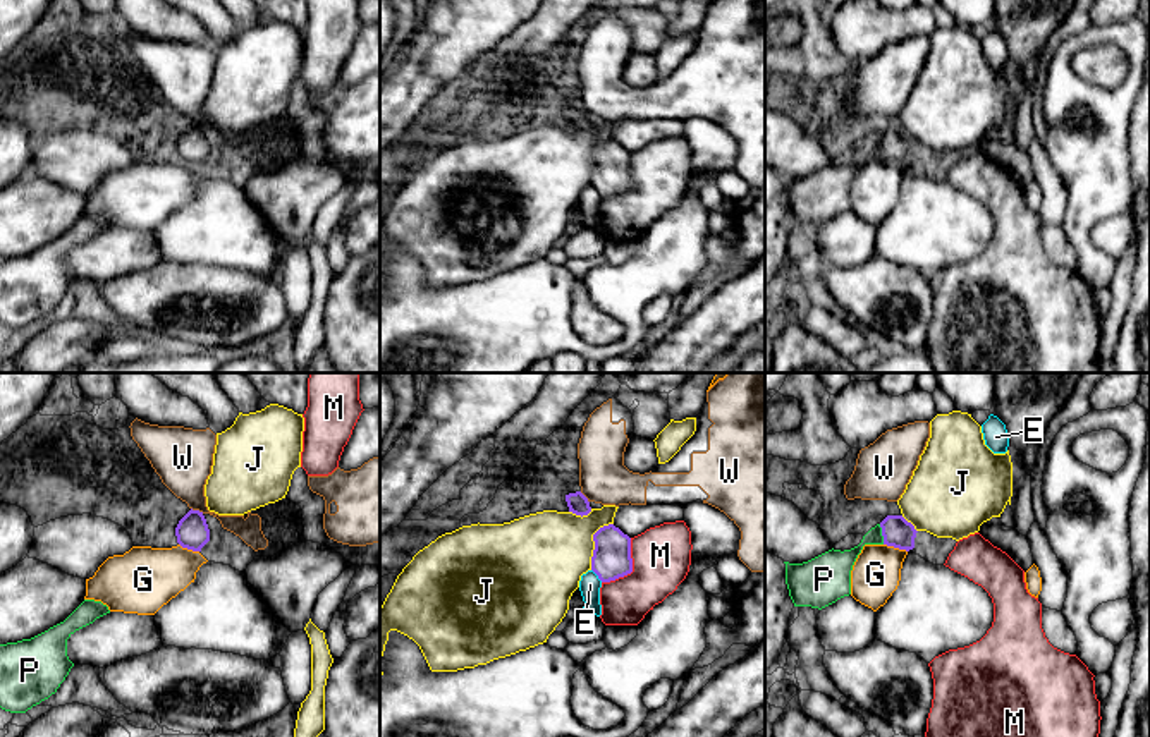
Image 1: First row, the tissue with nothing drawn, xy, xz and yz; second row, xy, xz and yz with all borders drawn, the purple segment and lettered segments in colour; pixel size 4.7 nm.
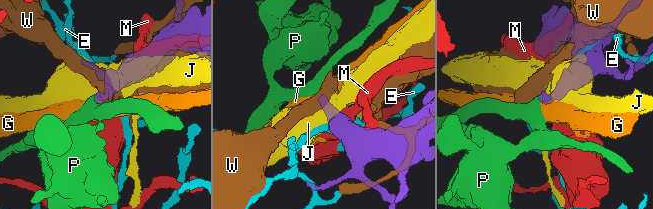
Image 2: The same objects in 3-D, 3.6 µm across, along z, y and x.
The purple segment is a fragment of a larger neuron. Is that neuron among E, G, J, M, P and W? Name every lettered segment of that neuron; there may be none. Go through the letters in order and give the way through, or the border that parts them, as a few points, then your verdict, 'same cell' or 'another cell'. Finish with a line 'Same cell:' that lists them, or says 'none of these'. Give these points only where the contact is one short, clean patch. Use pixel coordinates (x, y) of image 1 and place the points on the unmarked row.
E: another cell
G: border along yz (884, 158), (906, 167); another cell
J: another cell
M: another cell
P: runs through yz (899, 148), (882, 150), (868, 153), (838, 179); same cell
W: another cell
Same cell: P

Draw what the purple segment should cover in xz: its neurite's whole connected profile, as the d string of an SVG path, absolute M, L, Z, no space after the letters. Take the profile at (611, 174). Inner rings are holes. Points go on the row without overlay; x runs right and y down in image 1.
M614 139L593 149L595 165L591 186L602 198L610 198L633 187L631 153Z

